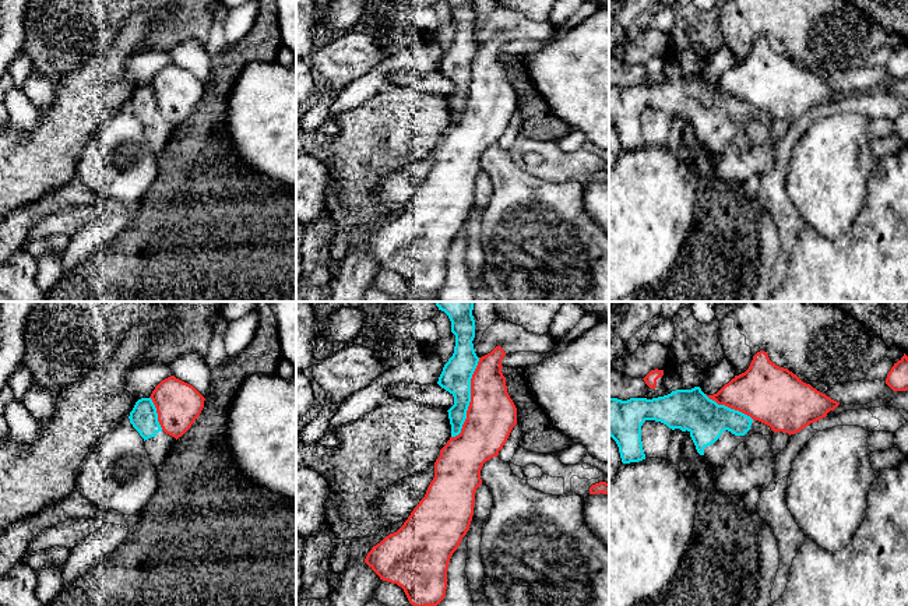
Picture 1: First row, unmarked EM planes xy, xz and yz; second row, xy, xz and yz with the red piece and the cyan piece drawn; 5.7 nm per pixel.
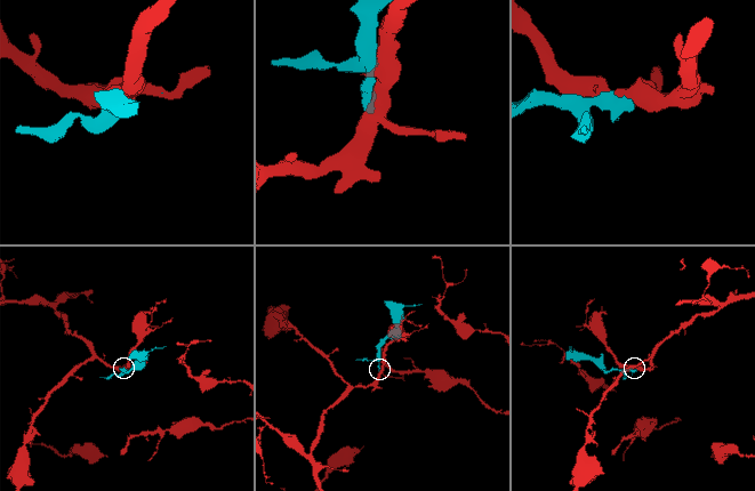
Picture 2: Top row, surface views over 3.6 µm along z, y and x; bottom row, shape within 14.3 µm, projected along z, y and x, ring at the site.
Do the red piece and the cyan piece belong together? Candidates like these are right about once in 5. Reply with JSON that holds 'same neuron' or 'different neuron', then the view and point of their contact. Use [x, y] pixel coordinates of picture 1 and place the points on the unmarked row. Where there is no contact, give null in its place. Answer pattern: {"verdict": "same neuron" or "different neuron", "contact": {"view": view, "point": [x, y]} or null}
{"verdict": "different neuron", "contact": {"view": "xz", "point": [471, 87]}}

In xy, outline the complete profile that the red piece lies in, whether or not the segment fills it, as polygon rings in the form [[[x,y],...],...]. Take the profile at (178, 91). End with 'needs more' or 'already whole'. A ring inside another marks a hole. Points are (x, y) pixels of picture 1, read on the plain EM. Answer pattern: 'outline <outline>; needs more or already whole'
outline [[[175,63],[162,67],[149,85],[156,95],[162,117],[176,127],[191,114],[205,88],[193,73]]]; already whole

